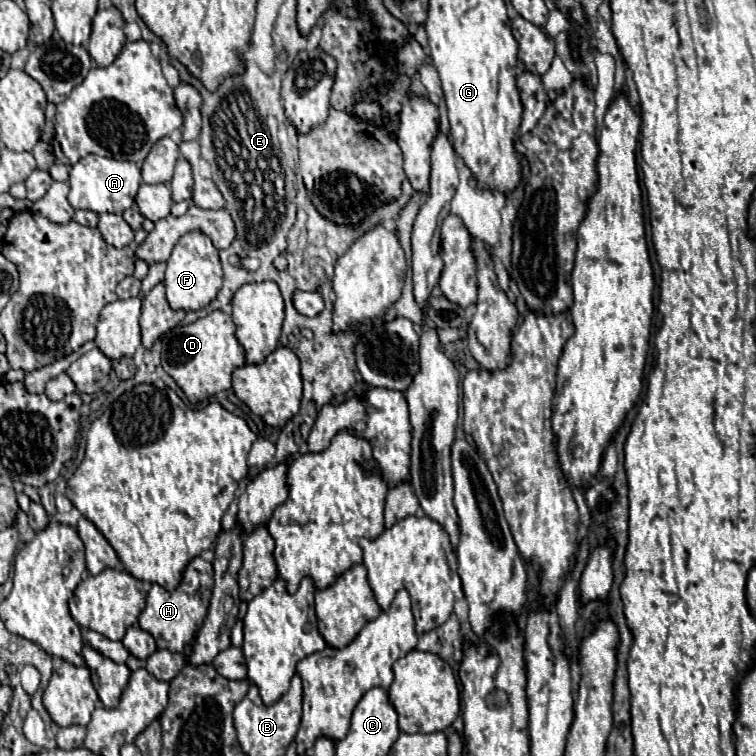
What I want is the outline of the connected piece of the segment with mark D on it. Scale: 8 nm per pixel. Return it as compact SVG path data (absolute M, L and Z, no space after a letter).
M220 309L190 325L176 325L168 335L166 349L162 351L164 371L182 387L192 403L198 403L218 391L230 389L232 371L236 367L242 367L244 363L246 353L236 339L236 325L232 317Z

